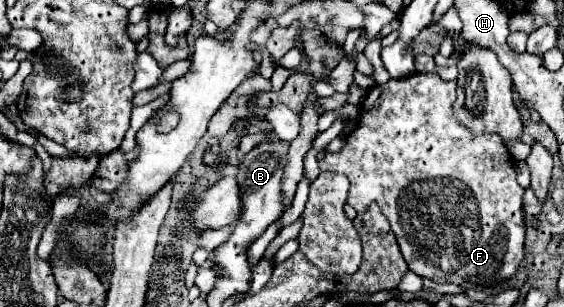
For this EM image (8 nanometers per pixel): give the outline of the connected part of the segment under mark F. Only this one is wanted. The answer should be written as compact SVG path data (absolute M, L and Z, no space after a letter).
M417 72L413 76L407 76L407 78L391 78L387 84L381 84L381 86L373 86L365 98L365 102L361 104L361 116L359 116L359 124L357 128L345 138L345 146L335 152L335 154L325 154L325 158L319 162L319 168L321 170L329 170L329 172L341 172L349 178L351 182L351 188L349 188L349 198L347 198L347 204L351 204L357 212L365 212L369 208L371 202L377 202L381 212L385 214L385 218L389 220L395 236L397 236L397 242L399 242L399 248L401 248L401 254L405 258L405 262L409 264L409 270L413 270L415 274L419 274L421 278L429 278L433 282L439 282L439 284L477 284L481 288L493 288L493 286L501 286L503 282L507 282L519 268L523 256L525 256L525 250L523 250L523 242L525 242L525 222L523 222L523 212L521 212L521 202L523 202L523 188L517 184L515 180L515 168L513 168L513 158L509 156L505 144L501 142L501 138L497 138L497 134L485 134L481 138L471 140L471 134L469 130L465 130L457 118L453 118L453 100L455 100L455 88L457 88L457 82L451 80L451 82L445 82L439 78L439 74L431 72L431 74L425 74L425 72Z

